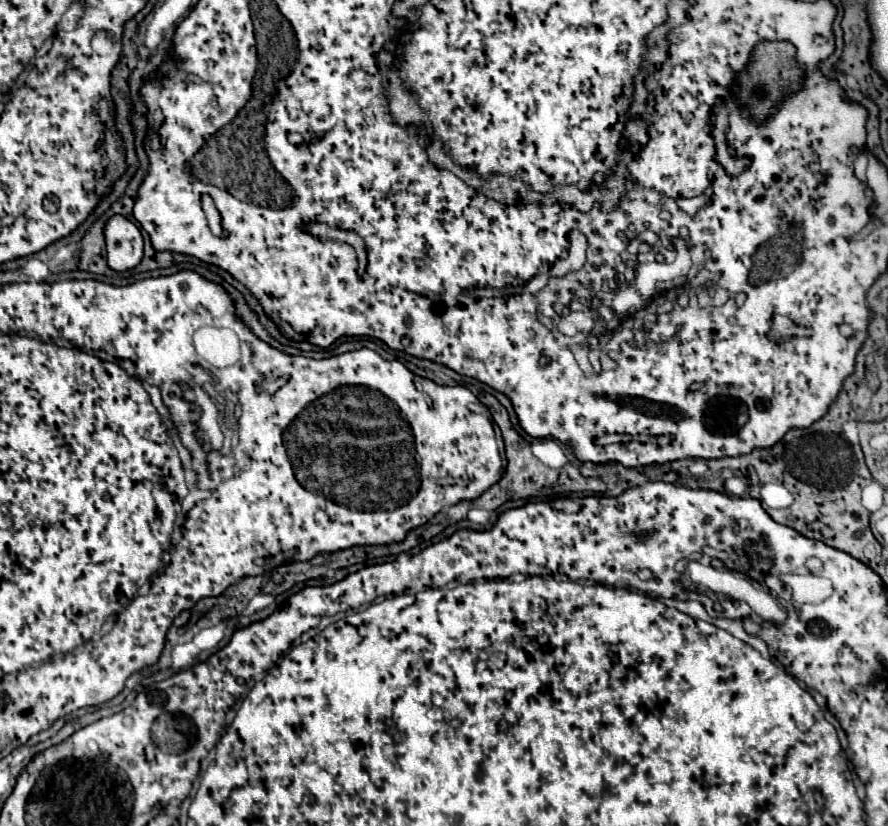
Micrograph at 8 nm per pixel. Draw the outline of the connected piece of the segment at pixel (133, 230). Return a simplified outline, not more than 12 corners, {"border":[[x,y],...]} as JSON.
{"border":[[113,216],[105,226],[107,262],[115,268],[115,256],[133,254],[141,262],[143,238],[139,228],[123,216]]}

